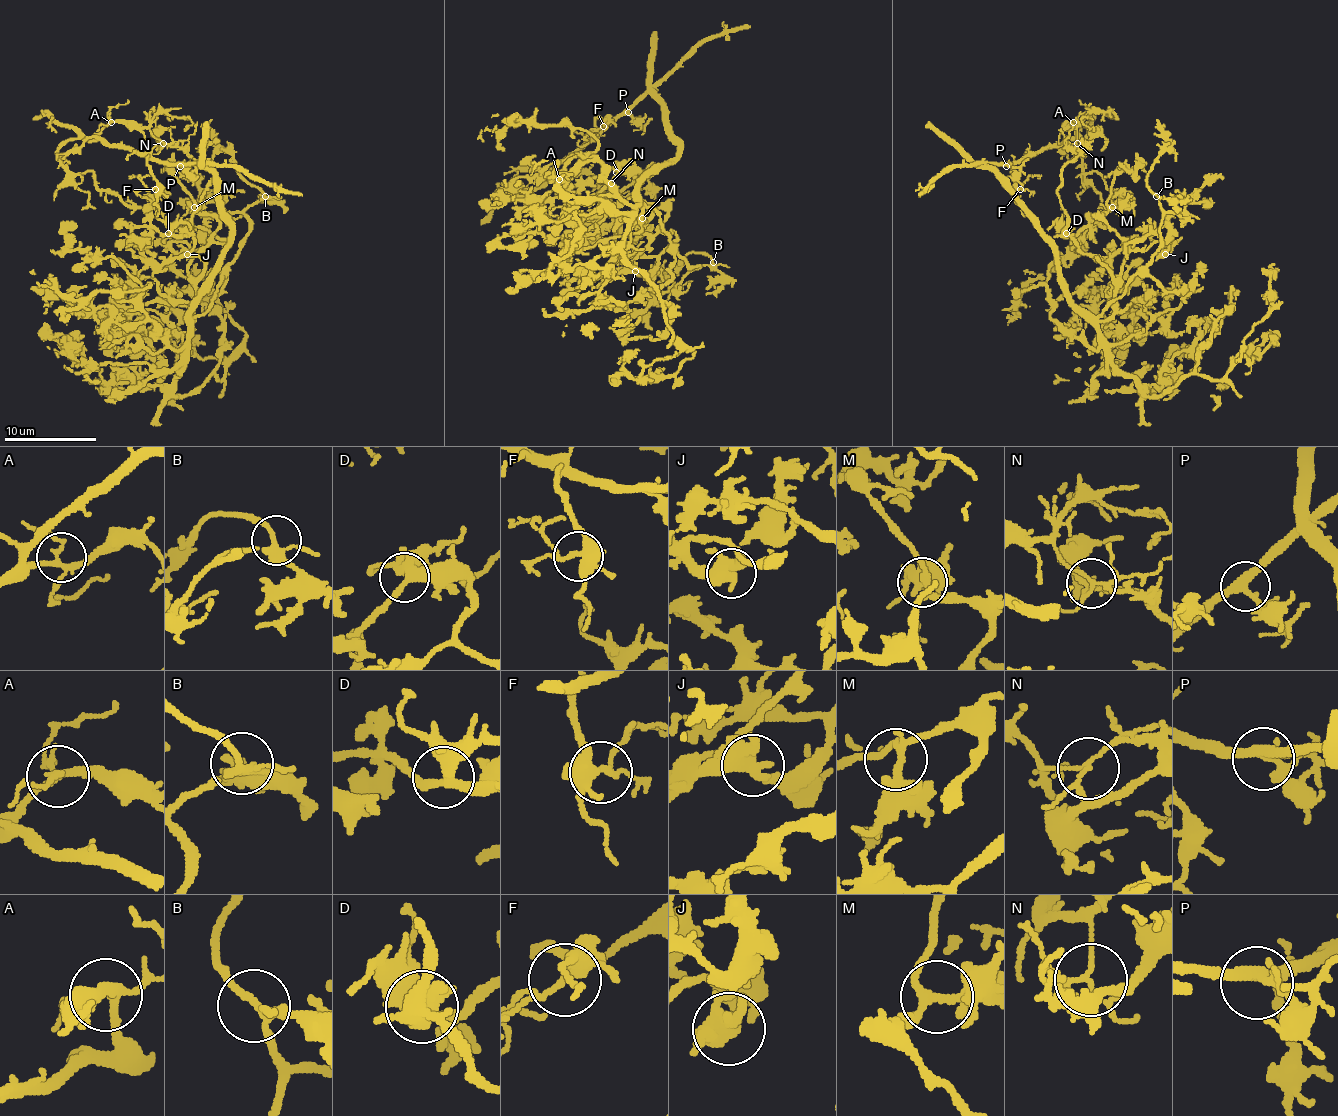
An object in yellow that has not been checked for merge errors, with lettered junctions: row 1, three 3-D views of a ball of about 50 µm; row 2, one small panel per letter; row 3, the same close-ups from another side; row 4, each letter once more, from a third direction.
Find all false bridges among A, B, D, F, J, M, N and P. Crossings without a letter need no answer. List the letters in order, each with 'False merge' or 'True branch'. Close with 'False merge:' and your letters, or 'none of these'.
A: True branch
B: True branch
D: True branch
F: True branch
J: True branch
M: True branch
N: False merge
P: True branch
False merge: N

